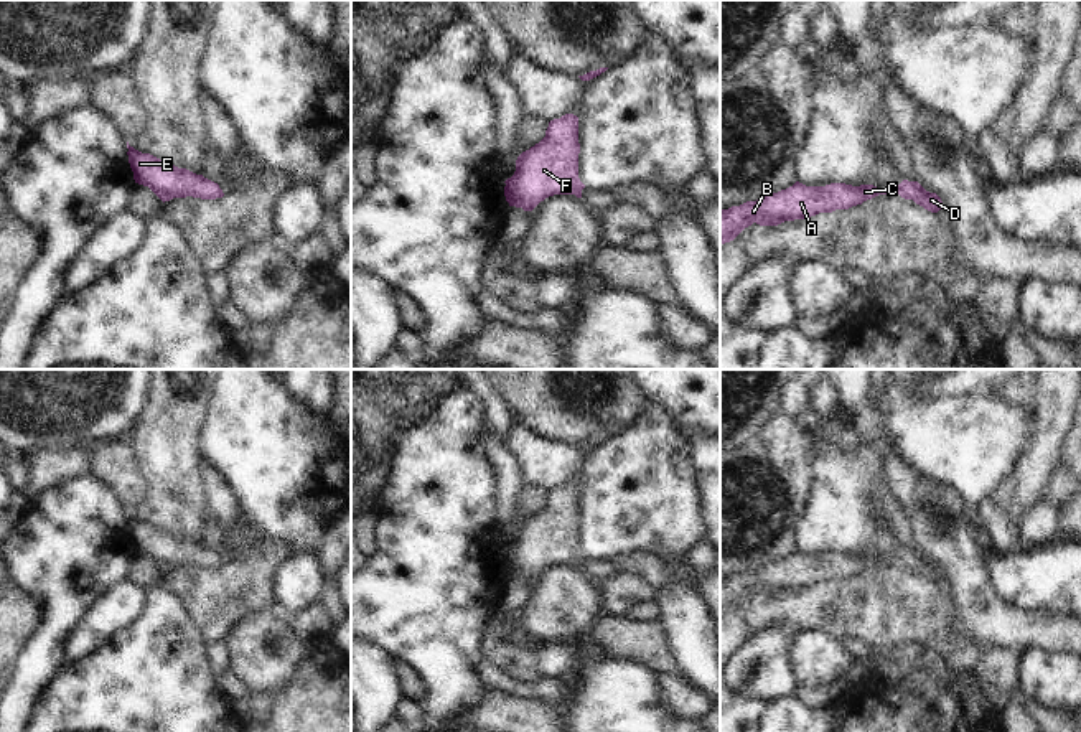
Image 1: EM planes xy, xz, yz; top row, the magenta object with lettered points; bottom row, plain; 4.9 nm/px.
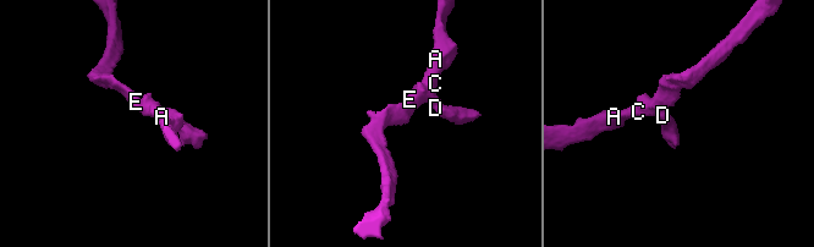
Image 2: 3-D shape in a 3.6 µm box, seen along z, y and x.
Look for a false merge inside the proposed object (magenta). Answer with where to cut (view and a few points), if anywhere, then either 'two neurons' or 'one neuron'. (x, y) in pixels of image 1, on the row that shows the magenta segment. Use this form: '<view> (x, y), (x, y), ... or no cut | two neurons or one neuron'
no cut | one neuron

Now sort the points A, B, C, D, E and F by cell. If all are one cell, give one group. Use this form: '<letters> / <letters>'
A B C D E F

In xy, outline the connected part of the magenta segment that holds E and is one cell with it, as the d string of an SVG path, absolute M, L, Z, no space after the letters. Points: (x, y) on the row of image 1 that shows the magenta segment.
M129 142L127 148L135 183L148 186L163 203L186 196L201 199L216 199L224 196L219 185L203 175L196 175L186 168L178 168L150 153L142 153L130 147Z

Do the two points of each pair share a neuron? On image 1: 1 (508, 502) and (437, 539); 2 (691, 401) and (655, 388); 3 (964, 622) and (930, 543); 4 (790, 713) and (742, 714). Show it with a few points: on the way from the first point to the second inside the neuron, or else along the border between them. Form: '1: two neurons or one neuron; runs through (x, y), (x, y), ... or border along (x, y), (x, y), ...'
1: two neurons; border along (493, 470), (495, 518), (501, 536)
2: one neuron; runs through (683, 393), (678, 388), (663, 388)
3: one neuron; runs through (964, 602), (964, 577), (949, 563)
4: one neuron; runs through (778, 713), (753, 714)

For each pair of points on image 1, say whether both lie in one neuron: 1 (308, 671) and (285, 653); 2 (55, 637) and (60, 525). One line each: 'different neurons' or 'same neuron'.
1: different neurons
2: same neuron

